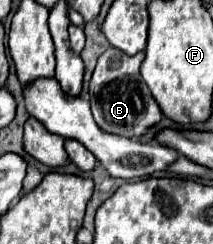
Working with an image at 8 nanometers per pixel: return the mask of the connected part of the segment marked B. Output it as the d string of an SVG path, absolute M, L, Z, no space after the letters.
M108 48L96 64L96 70L90 80L90 106L96 124L118 136L126 138L138 138L144 134L144 130L162 118L162 110L158 108L154 96L146 88L142 76L140 76L140 62L144 60L144 52L138 52L134 56L126 56L122 50Z

